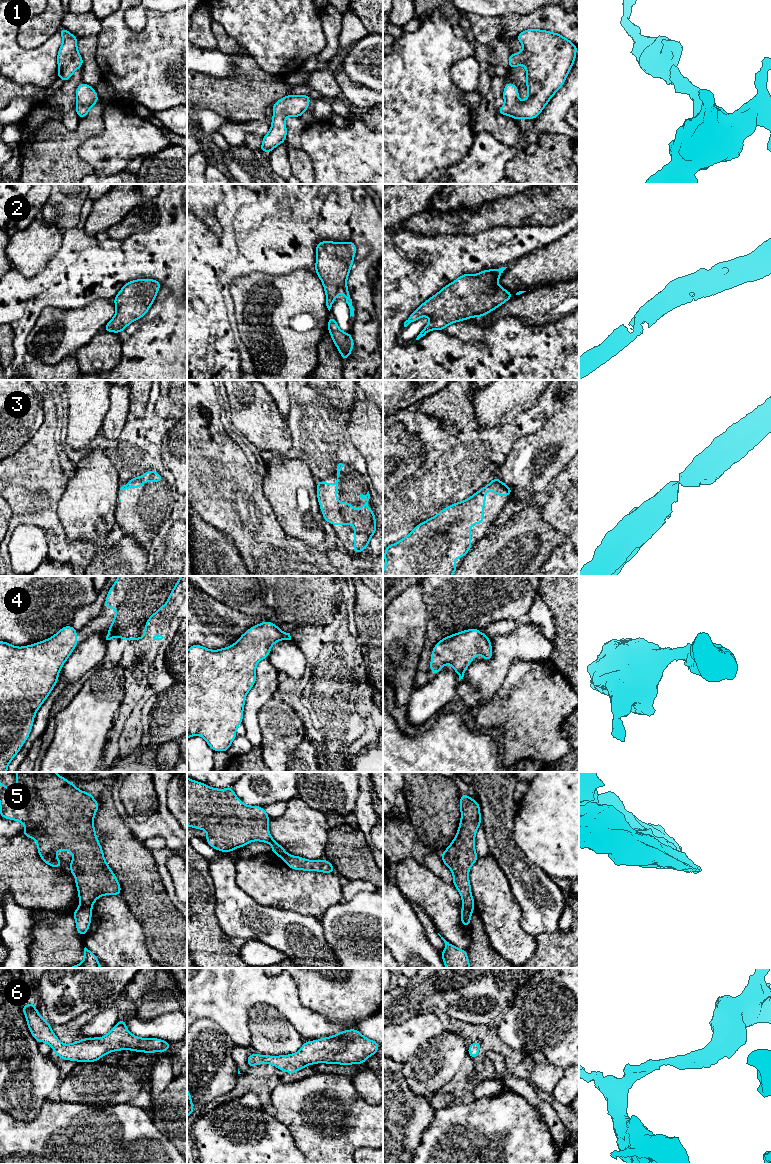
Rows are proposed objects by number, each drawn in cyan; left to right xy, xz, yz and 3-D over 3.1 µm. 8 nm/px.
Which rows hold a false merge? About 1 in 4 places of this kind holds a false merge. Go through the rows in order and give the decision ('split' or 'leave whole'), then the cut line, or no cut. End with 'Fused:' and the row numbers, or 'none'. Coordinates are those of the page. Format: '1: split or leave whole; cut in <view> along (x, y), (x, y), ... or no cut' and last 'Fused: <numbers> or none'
1: leave whole; no cut
2: leave whole; no cut
3: leave whole; no cut
4: leave whole; no cut
5: split; cut in xy along (80, 904), (91, 909)
6: leave whole; no cut
Fused: 5

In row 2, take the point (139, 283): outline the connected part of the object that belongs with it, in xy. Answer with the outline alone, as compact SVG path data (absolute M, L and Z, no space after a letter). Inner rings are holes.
M154 279L127 282L113 299L116 312L103 330L121 333L133 321L145 316L160 287L161 283Z

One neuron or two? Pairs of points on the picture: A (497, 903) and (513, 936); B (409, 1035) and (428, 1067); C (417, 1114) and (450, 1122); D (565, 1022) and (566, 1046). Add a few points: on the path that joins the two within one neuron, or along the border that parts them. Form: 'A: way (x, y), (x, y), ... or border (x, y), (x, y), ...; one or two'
A: way (499, 911), (501, 923), (505, 928); one
B: border (437, 1036), (425, 1041), (403, 1064); two
C: border (435, 1112), (421, 1137); two
D: way (566, 1028), (566, 1040); one

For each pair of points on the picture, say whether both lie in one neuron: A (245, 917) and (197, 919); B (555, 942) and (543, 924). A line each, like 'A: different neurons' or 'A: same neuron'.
A: different neurons
B: different neurons

